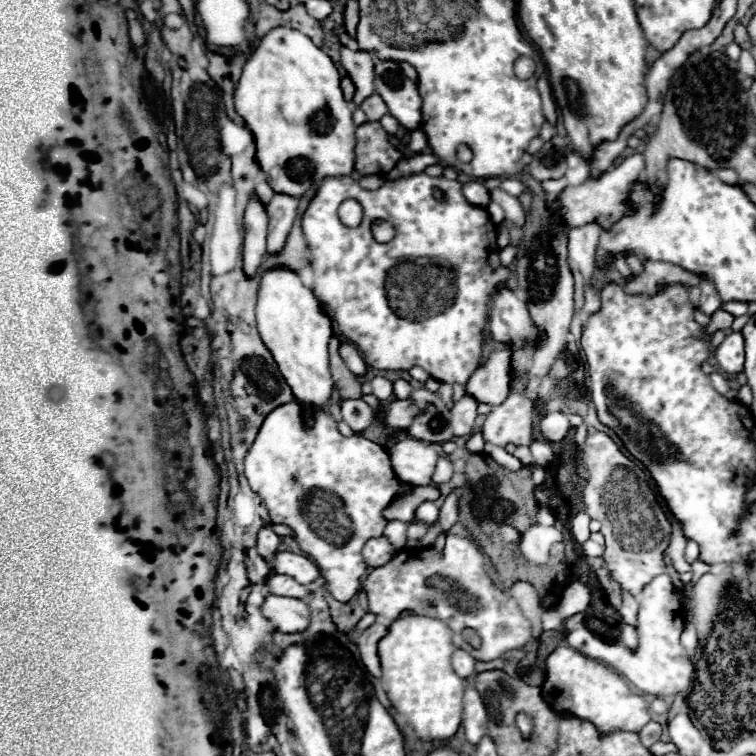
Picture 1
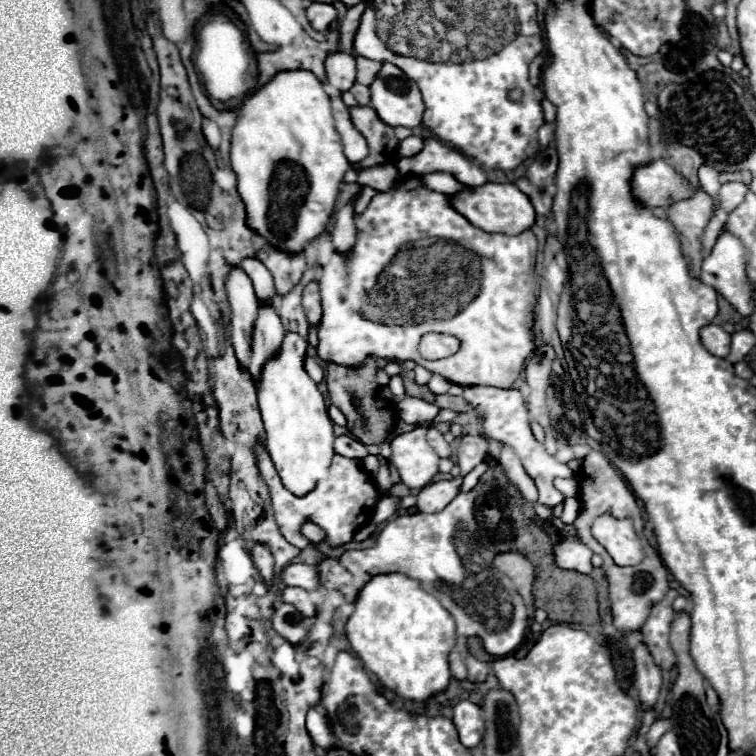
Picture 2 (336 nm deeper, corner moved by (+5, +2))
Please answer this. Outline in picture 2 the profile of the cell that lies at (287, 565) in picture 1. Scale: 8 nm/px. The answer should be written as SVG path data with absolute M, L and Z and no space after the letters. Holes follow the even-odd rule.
M291 563L283 571L283 583L301 587L305 591L313 591L319 585L319 569L315 565L303 565L303 563Z

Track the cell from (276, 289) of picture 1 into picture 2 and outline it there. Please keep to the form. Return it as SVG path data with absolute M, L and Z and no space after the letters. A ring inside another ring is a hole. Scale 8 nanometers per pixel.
M287 333L281 353L265 363L261 381L257 385L267 453L285 489L289 489L297 497L313 491L313 487L327 475L327 469L335 455L333 423L327 415L327 407L323 395L317 389L317 383L303 369L305 351L307 341L297 333Z

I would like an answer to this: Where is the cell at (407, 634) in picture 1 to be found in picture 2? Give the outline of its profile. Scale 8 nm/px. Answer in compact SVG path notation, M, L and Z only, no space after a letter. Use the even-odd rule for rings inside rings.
M401 573L375 575L359 591L345 633L367 671L397 695L425 701L447 689L451 679L447 657L455 647L455 621L417 579Z

